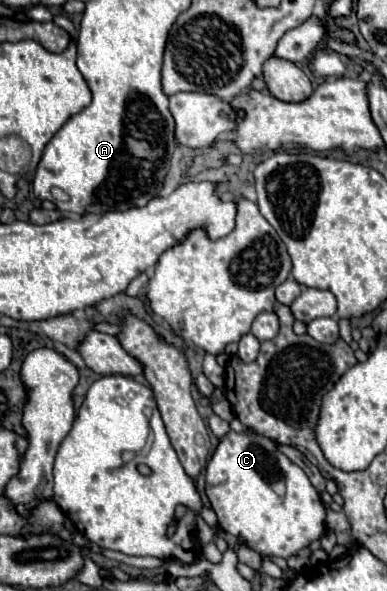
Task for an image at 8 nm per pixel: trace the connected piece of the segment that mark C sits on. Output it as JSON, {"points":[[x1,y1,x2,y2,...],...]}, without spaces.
{"points":[[231,430,219,440,215,456,211,456,205,468,205,492,209,496,211,508,219,518,219,526,225,532,241,538,243,544,263,556,289,558,309,544,317,542,325,532,325,506,319,492,309,482,307,474,283,452,279,452,277,442,253,430,245,430,241,434]]}

